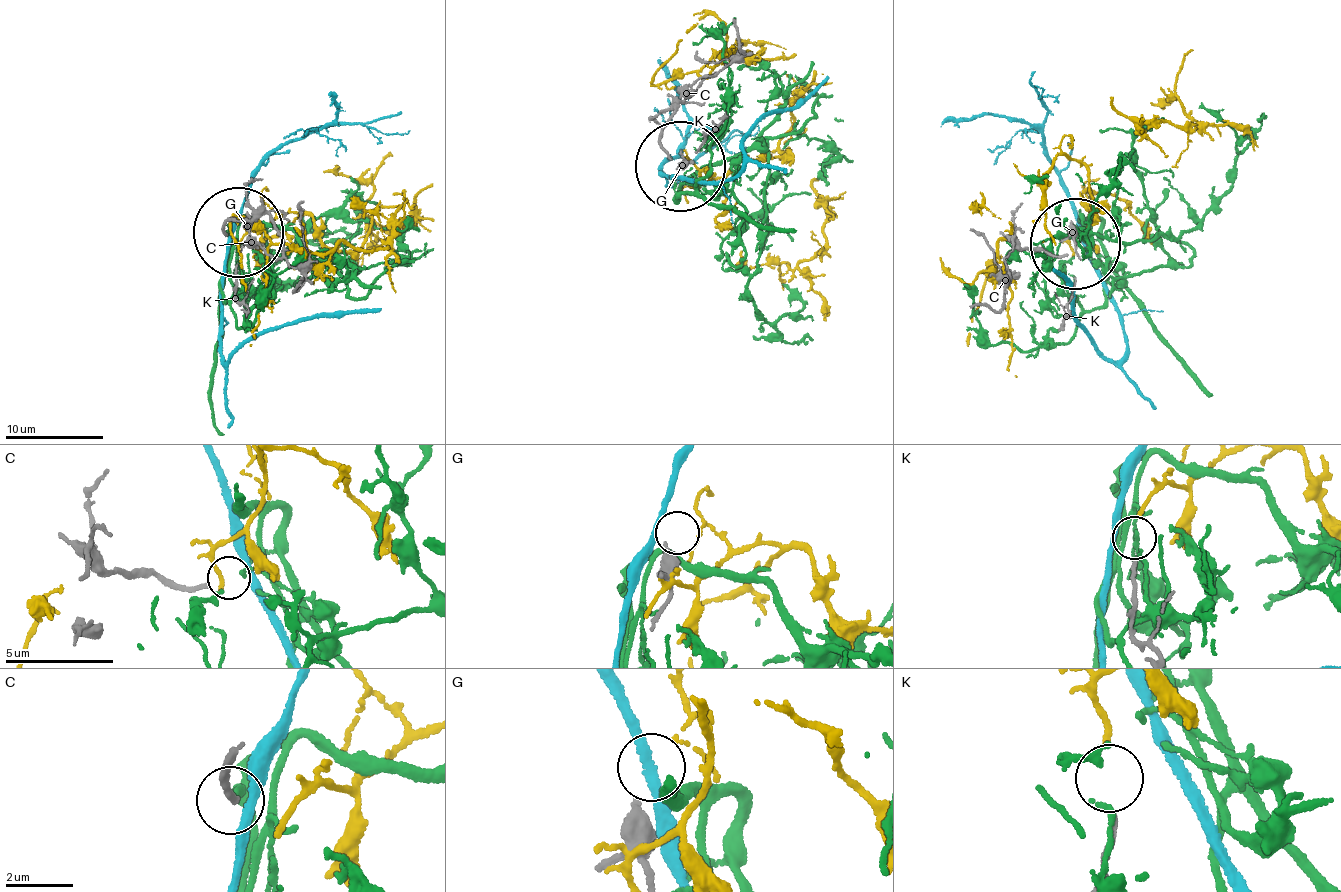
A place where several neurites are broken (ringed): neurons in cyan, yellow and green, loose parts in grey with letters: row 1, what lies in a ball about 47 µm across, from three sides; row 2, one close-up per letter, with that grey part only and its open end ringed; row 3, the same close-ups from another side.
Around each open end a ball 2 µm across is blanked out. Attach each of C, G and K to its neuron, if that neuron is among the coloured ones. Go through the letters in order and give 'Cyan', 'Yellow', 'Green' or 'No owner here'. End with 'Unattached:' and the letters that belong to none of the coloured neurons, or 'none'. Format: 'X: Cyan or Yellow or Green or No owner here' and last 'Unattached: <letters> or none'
C: Green
G: No owner here
K: Yellow
Unattached: G

